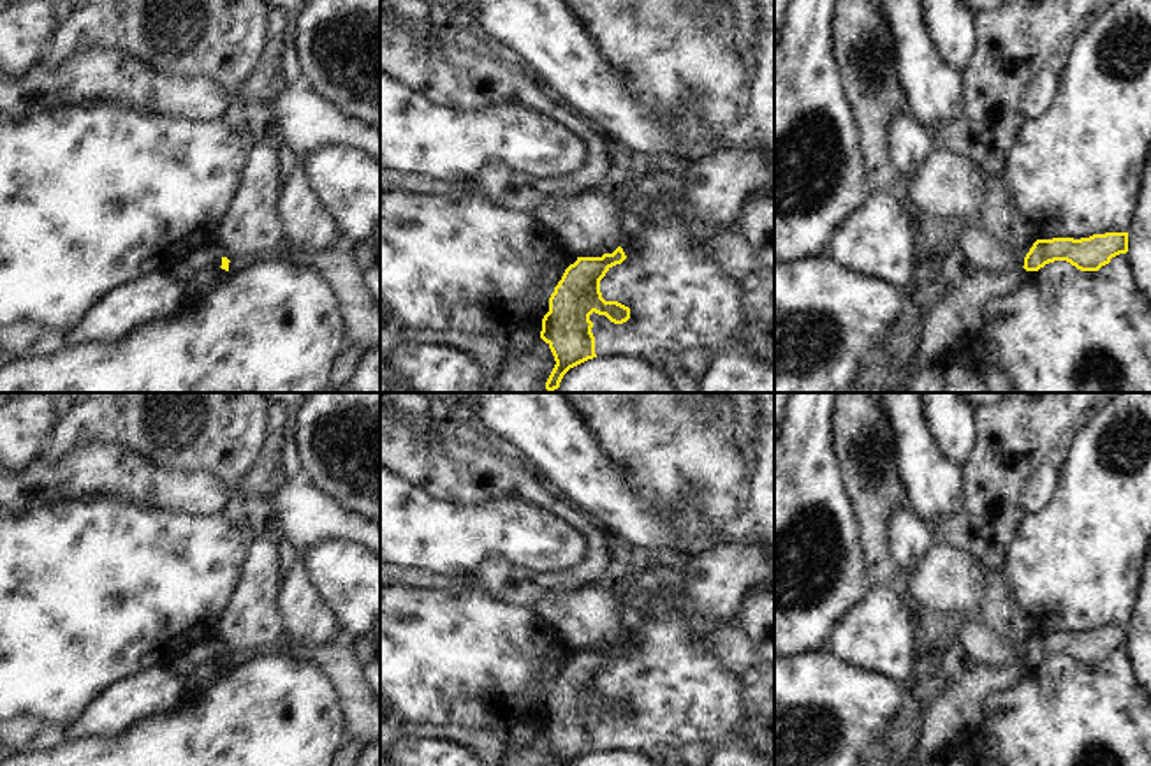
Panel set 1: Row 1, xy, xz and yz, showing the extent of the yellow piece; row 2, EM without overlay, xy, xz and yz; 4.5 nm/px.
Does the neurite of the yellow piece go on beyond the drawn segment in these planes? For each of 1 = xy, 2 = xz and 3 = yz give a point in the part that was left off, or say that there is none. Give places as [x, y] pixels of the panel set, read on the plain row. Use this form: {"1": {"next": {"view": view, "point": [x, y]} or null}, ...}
{"1": {"next": null}, "2": {"next": null}, "3": {"next": null}}

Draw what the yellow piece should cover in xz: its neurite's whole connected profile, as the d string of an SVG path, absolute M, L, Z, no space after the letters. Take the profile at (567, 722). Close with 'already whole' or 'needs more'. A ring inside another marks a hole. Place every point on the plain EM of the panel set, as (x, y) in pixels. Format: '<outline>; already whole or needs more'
M618 641L612 648L604 648L602 652L577 652L577 655L565 664L549 692L549 706L542 713L540 725L540 733L549 740L556 755L553 766L568 766L570 762L597 752L595 731L591 727L593 717L590 715L593 706L605 710L614 718L623 718L630 713L628 701L618 696L605 696L600 687L600 674L612 660L621 659L625 653L623 643Z; already whole

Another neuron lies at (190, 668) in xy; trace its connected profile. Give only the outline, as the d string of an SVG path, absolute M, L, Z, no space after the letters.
M216 641L199 644L181 655L171 671L174 671L187 685L185 699L194 699L201 689L206 667L222 660L222 650Z

